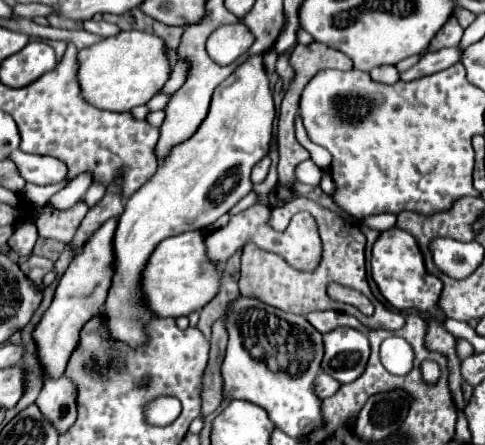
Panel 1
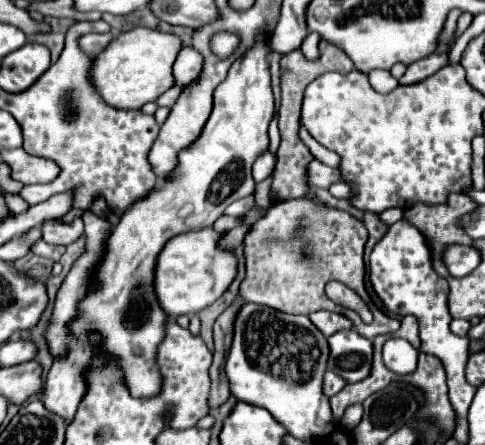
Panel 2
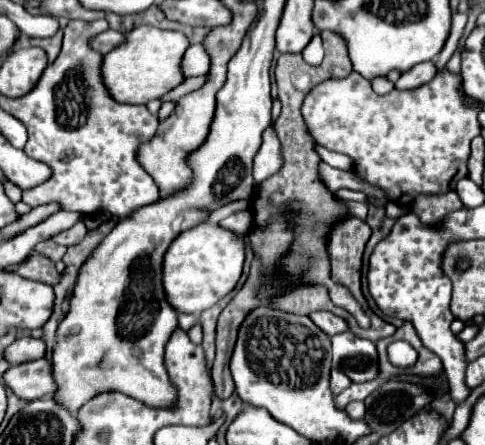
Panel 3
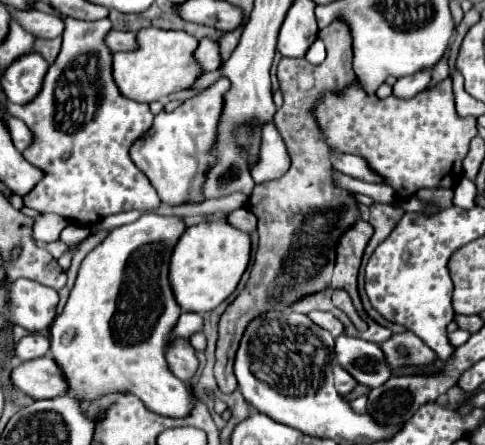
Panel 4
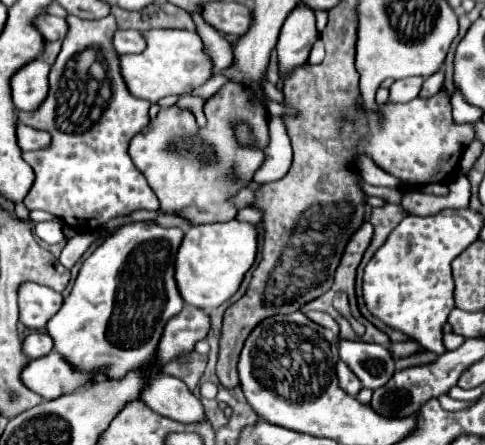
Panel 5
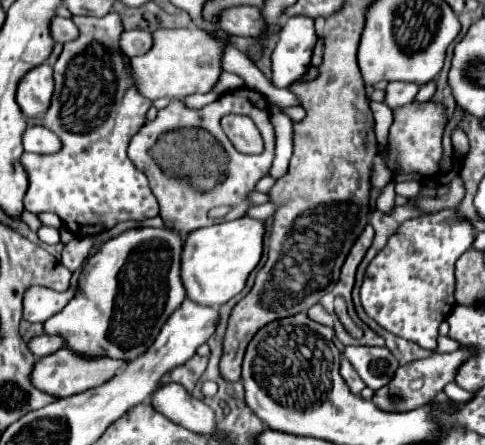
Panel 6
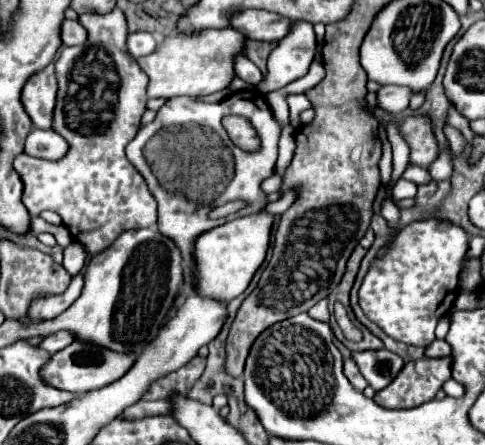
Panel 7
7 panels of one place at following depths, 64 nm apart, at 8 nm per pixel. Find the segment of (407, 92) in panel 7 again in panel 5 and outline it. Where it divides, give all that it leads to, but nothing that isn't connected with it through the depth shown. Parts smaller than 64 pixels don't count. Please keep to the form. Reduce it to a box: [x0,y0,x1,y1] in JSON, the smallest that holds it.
[390,76,424,102]

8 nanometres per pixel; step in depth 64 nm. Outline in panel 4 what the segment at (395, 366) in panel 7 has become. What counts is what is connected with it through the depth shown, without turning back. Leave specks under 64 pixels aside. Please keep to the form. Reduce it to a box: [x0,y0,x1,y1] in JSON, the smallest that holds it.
[336,334,390,388]

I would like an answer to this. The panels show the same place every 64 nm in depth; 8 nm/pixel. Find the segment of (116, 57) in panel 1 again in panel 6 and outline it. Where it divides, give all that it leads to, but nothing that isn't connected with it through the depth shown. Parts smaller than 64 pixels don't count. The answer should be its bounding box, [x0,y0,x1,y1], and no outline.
[130,26,228,100]

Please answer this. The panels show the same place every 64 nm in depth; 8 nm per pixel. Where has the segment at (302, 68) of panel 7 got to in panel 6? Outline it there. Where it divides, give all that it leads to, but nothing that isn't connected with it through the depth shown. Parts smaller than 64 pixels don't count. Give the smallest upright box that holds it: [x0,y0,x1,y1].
[272,16,316,88]

